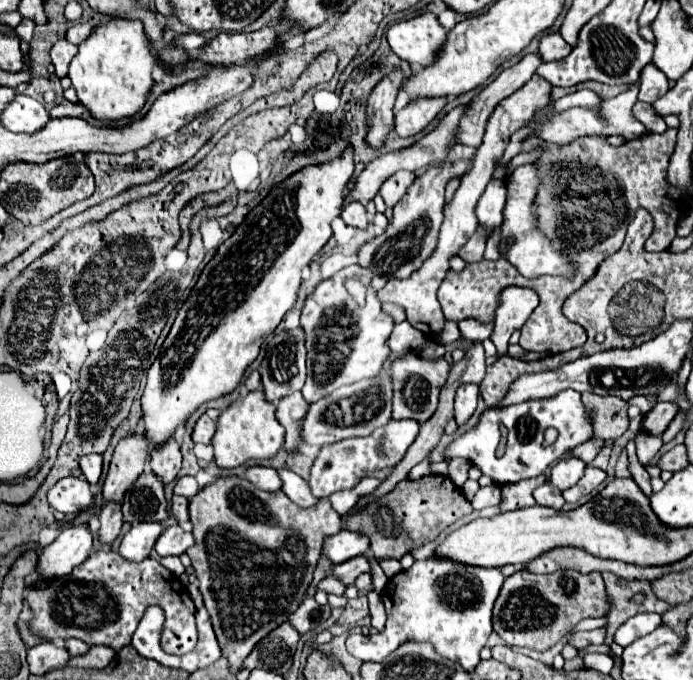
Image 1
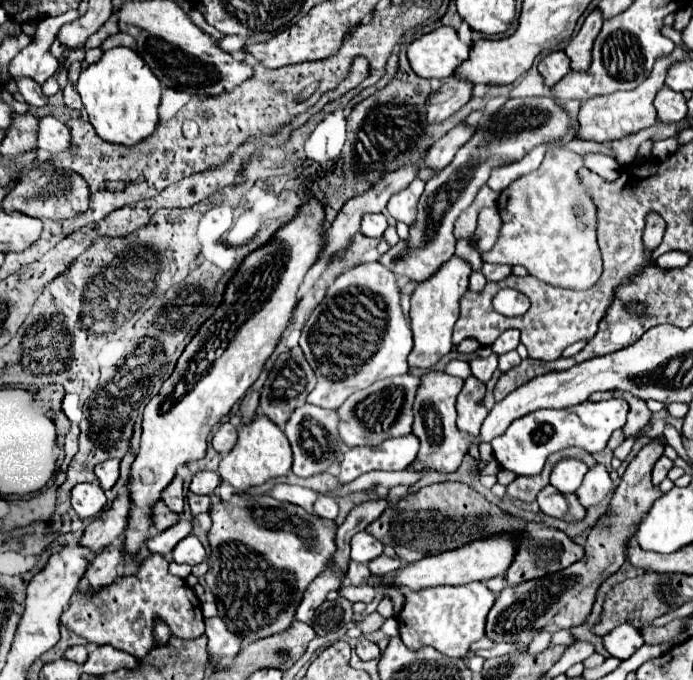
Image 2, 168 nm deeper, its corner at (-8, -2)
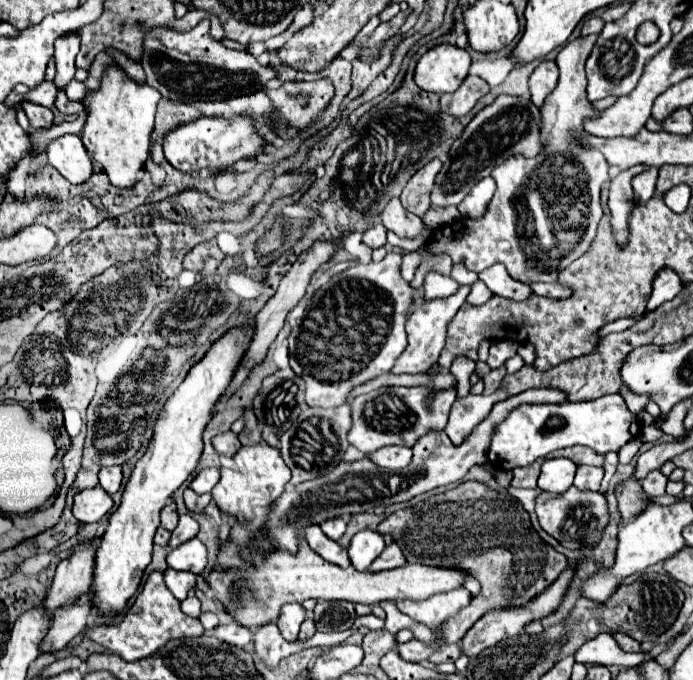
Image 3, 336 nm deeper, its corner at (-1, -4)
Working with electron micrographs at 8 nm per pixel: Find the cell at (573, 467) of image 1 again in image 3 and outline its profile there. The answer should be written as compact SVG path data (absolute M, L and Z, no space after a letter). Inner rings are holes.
M550 458L544 460L542 472L538 478L538 486L546 492L566 492L576 474L576 464L568 458Z

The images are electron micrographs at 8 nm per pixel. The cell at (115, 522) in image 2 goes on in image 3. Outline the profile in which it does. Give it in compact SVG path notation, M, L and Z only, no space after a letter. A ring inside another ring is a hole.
M94 540L86 542L82 550L74 550L74 554L62 560L56 568L52 586L46 594L44 608L48 618L54 618L54 612L66 604L74 604L80 596L88 594L92 584L94 570Z

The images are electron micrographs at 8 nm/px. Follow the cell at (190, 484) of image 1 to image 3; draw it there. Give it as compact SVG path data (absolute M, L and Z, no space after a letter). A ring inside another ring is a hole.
M206 468L198 472L198 476L190 482L190 488L196 490L198 494L204 494L204 492L210 492L218 480L220 480L220 468Z

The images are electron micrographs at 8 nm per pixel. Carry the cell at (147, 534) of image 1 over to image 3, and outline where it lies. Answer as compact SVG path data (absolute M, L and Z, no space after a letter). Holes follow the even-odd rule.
M190 514L180 516L180 522L178 522L176 530L172 532L172 538L170 538L168 550L172 550L172 548L180 546L182 542L186 542L186 540L190 540L190 538L194 538L194 536L198 534L198 528L200 528L200 526L198 526L198 522L196 522Z

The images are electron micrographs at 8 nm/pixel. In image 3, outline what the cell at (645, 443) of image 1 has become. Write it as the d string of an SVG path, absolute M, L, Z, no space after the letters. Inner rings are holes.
M656 470L656 474L650 474L644 482L642 482L642 488L648 496L656 498L656 496L662 496L666 492L666 482L668 478L664 478L664 474L660 470Z

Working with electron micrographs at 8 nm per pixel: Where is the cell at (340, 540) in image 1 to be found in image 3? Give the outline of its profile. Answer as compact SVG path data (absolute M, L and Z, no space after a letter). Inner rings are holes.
M360 530L348 546L352 566L356 570L368 570L368 566L378 558L384 546L384 538L376 530Z

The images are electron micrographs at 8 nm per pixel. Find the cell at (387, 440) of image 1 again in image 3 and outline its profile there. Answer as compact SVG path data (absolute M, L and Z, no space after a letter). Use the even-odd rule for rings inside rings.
M386 446L386 448L380 448L380 450L372 452L370 458L380 468L400 470L400 468L404 468L404 466L410 464L412 450L406 448L406 446Z

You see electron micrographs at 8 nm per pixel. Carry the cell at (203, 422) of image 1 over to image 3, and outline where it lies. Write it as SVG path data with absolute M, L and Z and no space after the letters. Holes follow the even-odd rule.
M224 432L224 434L220 434L220 436L214 438L214 448L216 448L220 454L224 454L224 456L234 456L234 454L242 448L242 444L240 444L240 440L238 440L238 434L234 434L234 432Z

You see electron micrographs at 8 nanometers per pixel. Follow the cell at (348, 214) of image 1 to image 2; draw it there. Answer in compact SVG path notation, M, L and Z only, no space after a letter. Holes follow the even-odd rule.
M365 214L361 218L361 232L371 238L381 238L387 228L387 220L383 214Z

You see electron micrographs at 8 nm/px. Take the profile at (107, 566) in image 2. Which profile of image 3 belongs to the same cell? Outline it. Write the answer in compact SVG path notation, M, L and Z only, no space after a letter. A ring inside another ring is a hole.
M90 594L80 598L80 602L76 602L74 606L62 606L60 610L56 610L56 618L50 624L48 634L40 642L40 654L58 652L66 648L68 642L86 628L86 618L90 610Z

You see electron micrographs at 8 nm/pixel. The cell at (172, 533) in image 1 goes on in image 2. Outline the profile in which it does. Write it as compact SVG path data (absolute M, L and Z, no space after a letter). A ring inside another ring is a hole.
M191 534L191 536L187 536L183 542L179 542L179 544L175 546L175 550L171 552L171 556L173 556L173 560L179 562L179 564L185 562L185 564L195 566L195 564L199 564L199 562L205 560L205 548L203 548L203 544Z

